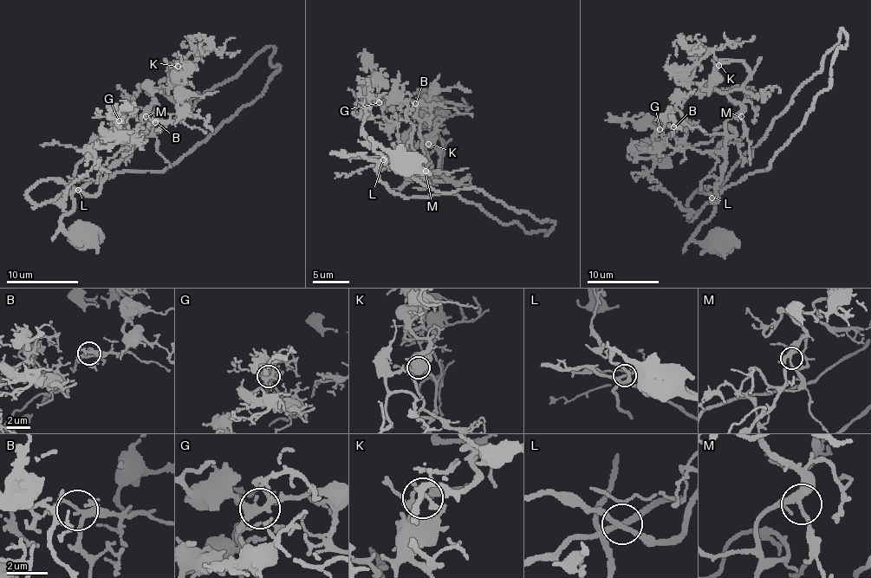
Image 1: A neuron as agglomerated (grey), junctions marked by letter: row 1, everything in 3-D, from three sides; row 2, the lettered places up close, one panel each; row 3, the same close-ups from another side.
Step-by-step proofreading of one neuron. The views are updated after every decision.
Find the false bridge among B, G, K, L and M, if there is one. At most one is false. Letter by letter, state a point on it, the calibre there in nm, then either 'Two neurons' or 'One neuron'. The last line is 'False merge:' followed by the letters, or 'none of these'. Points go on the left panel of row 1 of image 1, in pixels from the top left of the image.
B: Place: (155, 122). Thickness 240 nm. One neuron
G: Place: (119, 120). Thickness 320 nm. One neuron
K: Place: (178, 66). Thickness 220 nm. One neuron
L: Place: (78, 190). Thickness 220 nm. One neuron
M: Place: (146, 116). Thickness 300 nm. One neuron
False merge: none of these

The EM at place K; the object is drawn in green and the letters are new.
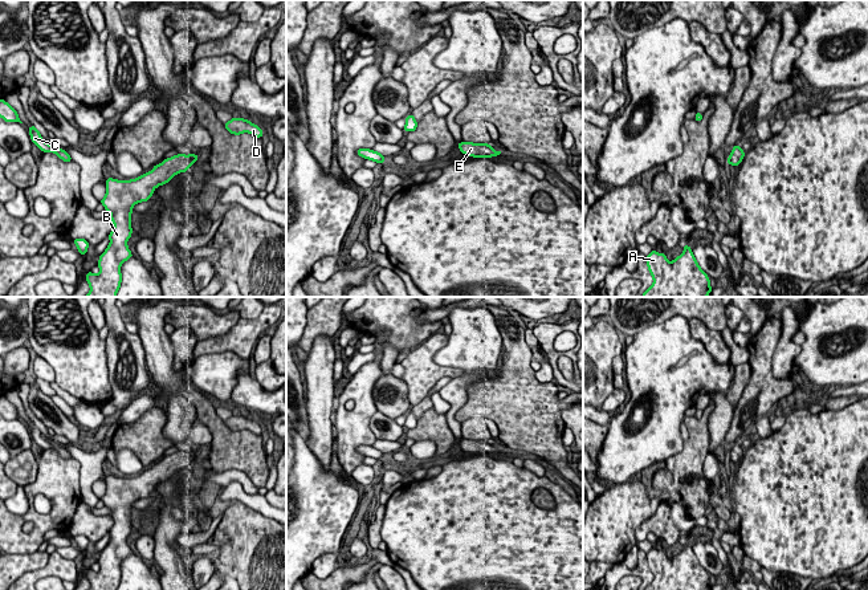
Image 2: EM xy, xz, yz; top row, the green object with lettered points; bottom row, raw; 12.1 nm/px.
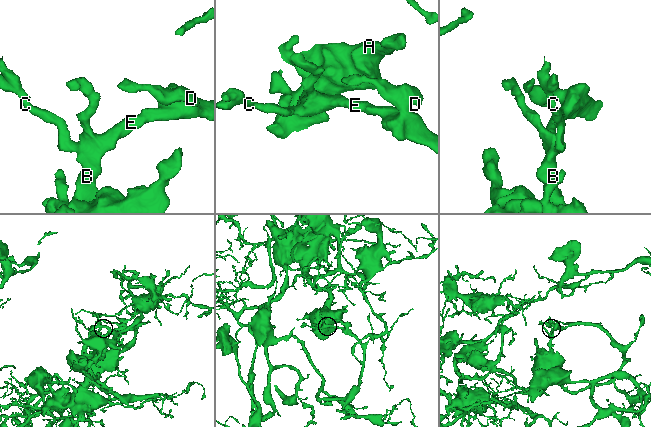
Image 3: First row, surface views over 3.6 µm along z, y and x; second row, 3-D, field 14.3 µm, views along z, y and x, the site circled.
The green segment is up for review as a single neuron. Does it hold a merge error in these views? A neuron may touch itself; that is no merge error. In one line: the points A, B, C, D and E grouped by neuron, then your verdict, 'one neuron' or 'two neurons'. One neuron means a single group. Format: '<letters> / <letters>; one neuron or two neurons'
A B C D E; one neuron

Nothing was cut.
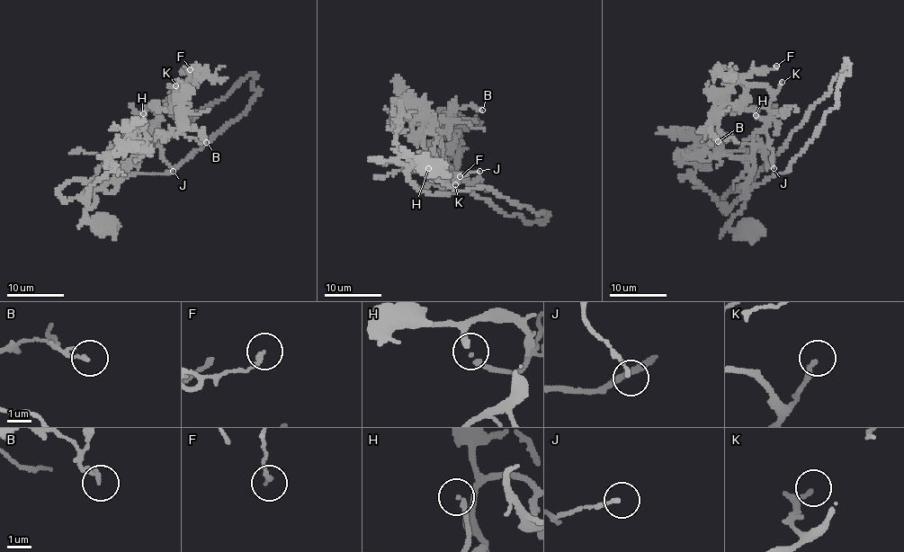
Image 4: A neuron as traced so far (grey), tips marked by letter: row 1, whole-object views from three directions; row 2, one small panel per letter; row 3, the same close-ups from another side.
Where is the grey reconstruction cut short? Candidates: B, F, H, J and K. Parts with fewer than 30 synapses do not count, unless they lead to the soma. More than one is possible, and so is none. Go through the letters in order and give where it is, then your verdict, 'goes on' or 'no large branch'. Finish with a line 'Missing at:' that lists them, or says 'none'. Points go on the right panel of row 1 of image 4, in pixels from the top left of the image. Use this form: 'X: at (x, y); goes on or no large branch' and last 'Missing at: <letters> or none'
B: at (718, 141); no large branch
F: at (776, 66); no large branch
H: at (756, 115); goes on
J: at (774, 168); no large branch
K: at (782, 82); no large branch
Missing at: H

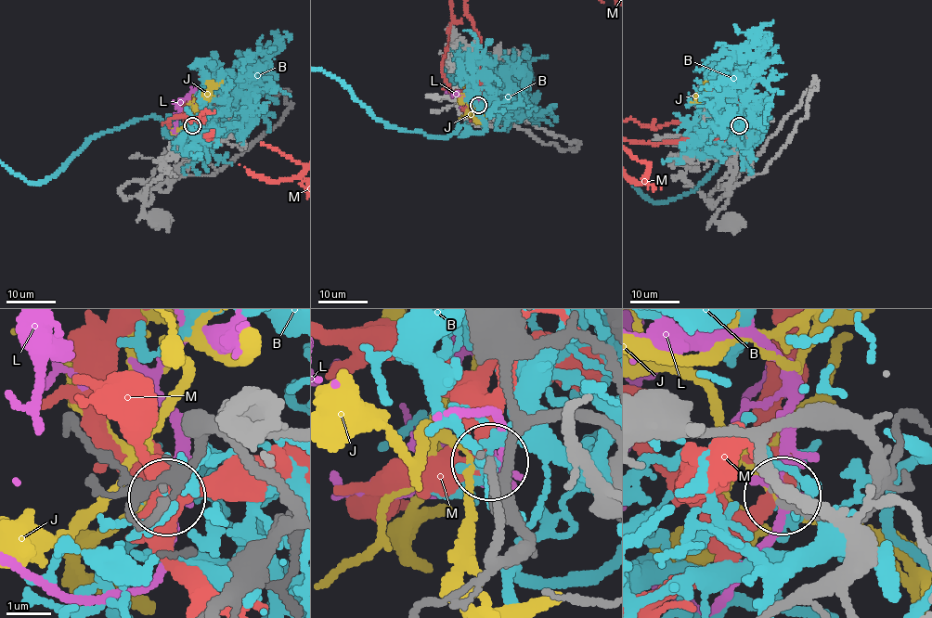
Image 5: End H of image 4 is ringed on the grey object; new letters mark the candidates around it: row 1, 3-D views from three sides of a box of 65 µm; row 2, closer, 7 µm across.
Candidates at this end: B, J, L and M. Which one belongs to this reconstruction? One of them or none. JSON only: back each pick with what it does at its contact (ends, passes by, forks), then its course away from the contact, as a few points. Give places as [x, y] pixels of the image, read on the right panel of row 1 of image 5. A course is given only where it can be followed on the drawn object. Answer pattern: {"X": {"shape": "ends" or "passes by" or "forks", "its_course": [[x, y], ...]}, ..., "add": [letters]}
{"J": {"shape": "passes by"}, "add": ["J"]}

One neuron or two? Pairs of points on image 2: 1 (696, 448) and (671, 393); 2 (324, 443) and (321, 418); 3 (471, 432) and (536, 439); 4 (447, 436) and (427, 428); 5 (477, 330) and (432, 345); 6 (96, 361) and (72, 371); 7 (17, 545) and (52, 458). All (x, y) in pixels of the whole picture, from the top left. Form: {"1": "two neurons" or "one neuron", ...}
{"1": "two neurons", "2": "one neuron", "3": "two neurons", "4": "one neuron", "5": "two neurons", "6": "one neuron", "7": "one neuron"}

